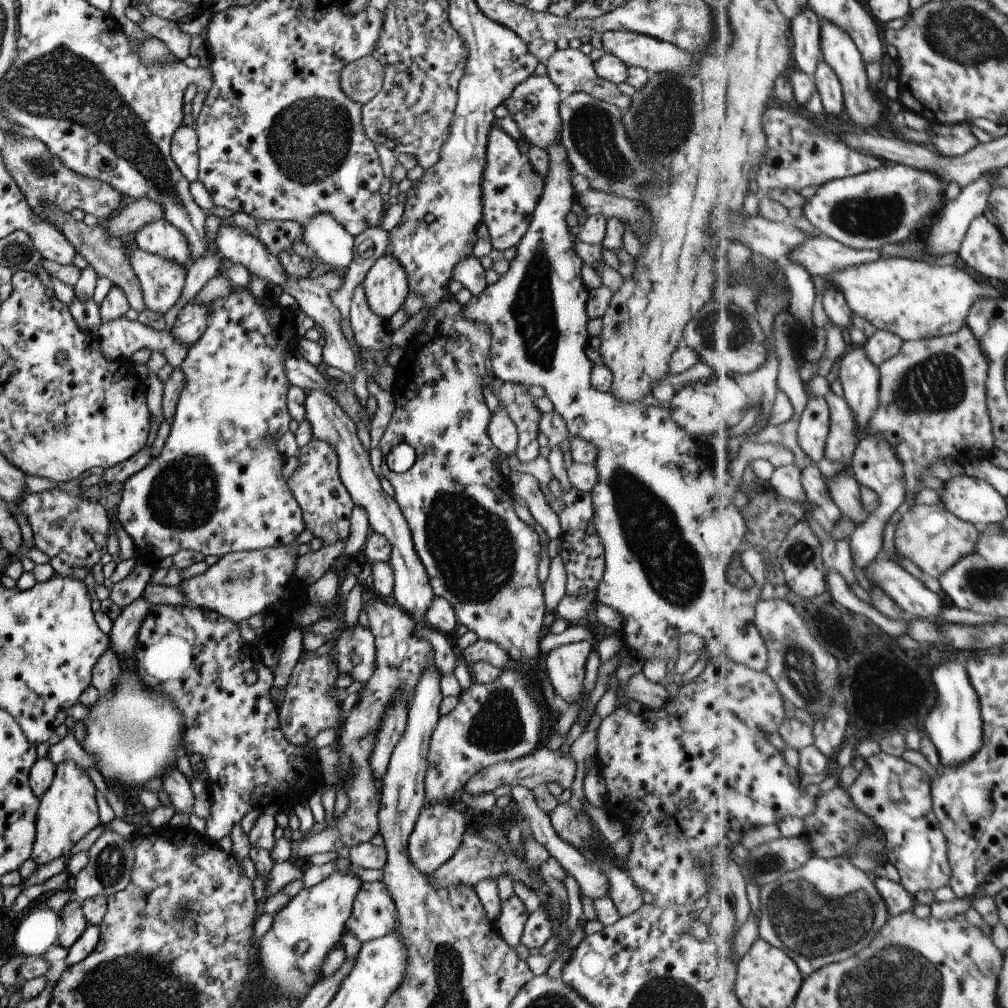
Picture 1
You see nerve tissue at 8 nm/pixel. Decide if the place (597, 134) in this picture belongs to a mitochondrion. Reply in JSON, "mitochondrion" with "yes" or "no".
{"mitochondrion":"yes"}

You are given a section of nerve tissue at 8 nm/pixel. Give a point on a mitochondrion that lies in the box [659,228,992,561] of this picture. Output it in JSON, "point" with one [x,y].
{"point":[938,383]}

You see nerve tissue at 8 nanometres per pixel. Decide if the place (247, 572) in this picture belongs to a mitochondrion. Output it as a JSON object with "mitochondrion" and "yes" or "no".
{"mitochondrion":"yes"}

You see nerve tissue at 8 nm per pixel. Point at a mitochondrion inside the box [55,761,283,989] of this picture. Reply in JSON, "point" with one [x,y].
{"point":[112,864]}

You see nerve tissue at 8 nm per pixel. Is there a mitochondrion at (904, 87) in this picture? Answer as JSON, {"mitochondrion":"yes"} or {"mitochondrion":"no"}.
{"mitochondrion":"no"}

